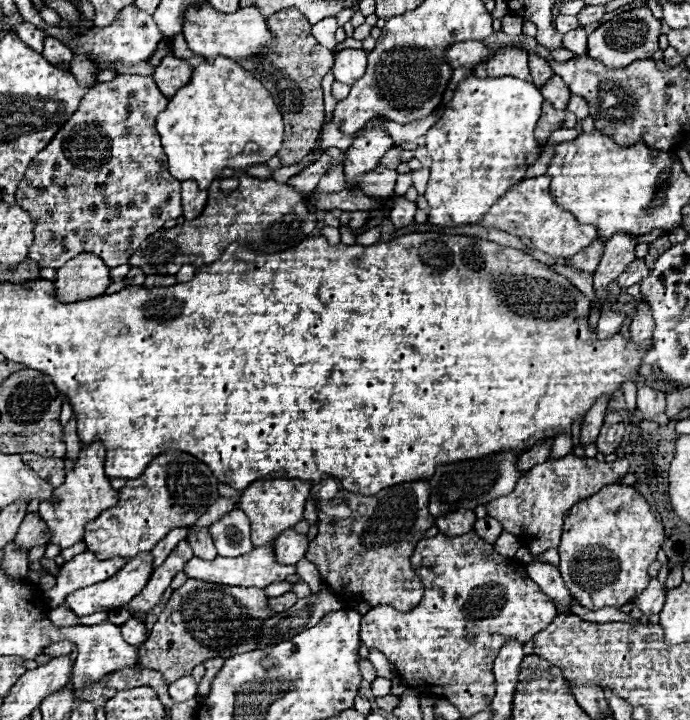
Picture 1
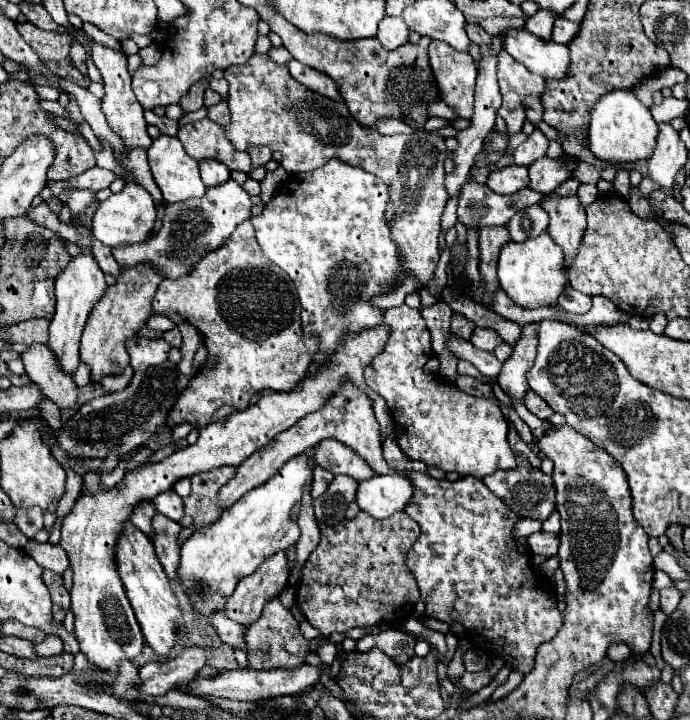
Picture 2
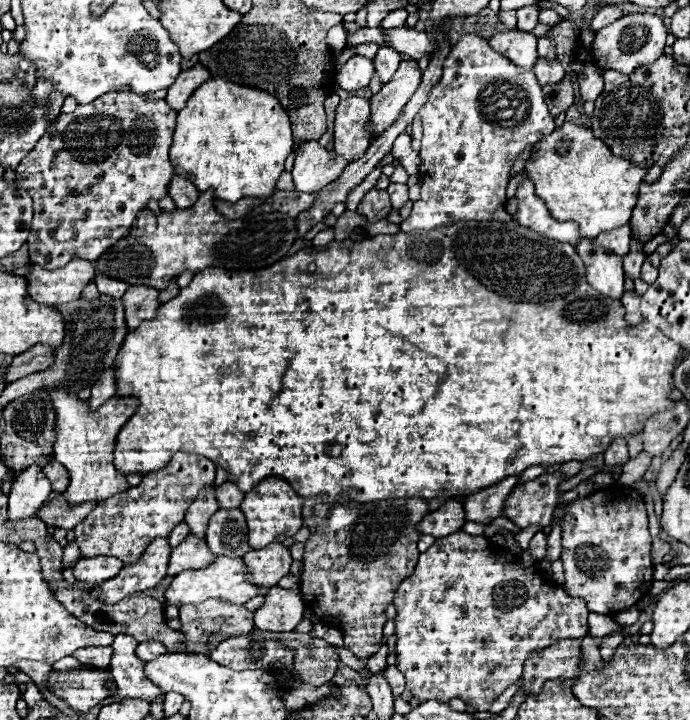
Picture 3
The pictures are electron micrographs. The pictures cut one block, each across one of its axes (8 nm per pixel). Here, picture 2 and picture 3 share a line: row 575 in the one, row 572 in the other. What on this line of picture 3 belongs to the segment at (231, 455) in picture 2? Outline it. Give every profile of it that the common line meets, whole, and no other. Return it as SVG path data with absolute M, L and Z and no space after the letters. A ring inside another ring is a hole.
M94 556L94 558L80 558L74 564L74 576L80 582L90 582L90 584L102 584L110 578L114 578L122 570L124 562L118 558L110 556Z

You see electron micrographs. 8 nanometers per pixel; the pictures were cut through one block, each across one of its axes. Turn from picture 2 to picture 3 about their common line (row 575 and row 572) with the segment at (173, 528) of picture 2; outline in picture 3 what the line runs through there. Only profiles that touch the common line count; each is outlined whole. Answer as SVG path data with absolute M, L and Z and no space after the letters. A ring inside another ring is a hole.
M188 536L180 546L176 546L170 554L168 576L174 576L182 570L198 570L206 568L208 562L214 562L214 554L208 550L206 542L200 538Z

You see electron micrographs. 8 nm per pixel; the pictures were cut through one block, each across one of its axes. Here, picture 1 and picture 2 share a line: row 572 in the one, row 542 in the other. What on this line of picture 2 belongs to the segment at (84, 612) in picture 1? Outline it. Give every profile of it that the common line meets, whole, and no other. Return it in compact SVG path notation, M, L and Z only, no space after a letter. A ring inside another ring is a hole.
M132 522L122 524L122 536L118 536L118 548L114 558L116 558L114 562L118 564L118 574L122 576L122 586L126 588L126 598L134 608L136 620L140 624L140 630L144 632L146 642L158 656L166 658L174 642L178 640L180 624L176 620L180 620L180 608L170 588L170 580L164 574L162 566L158 564L150 538L144 532L138 532L138 528L134 528Z

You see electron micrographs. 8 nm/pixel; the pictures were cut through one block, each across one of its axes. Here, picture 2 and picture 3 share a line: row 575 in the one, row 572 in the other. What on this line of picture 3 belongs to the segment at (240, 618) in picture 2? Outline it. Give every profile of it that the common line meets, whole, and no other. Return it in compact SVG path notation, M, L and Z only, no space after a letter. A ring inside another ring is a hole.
M272 542L270 546L244 554L244 562L250 566L250 580L262 588L270 588L290 572L292 556L284 544Z

